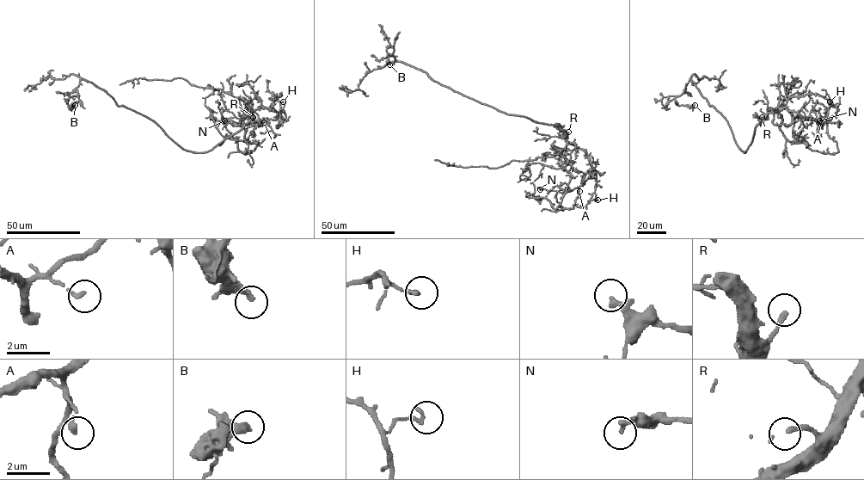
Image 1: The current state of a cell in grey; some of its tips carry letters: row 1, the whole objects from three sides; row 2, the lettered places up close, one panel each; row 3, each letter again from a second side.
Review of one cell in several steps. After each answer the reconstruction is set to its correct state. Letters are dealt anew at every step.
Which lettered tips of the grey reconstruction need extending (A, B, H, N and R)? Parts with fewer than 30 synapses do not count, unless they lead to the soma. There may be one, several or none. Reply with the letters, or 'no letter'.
R

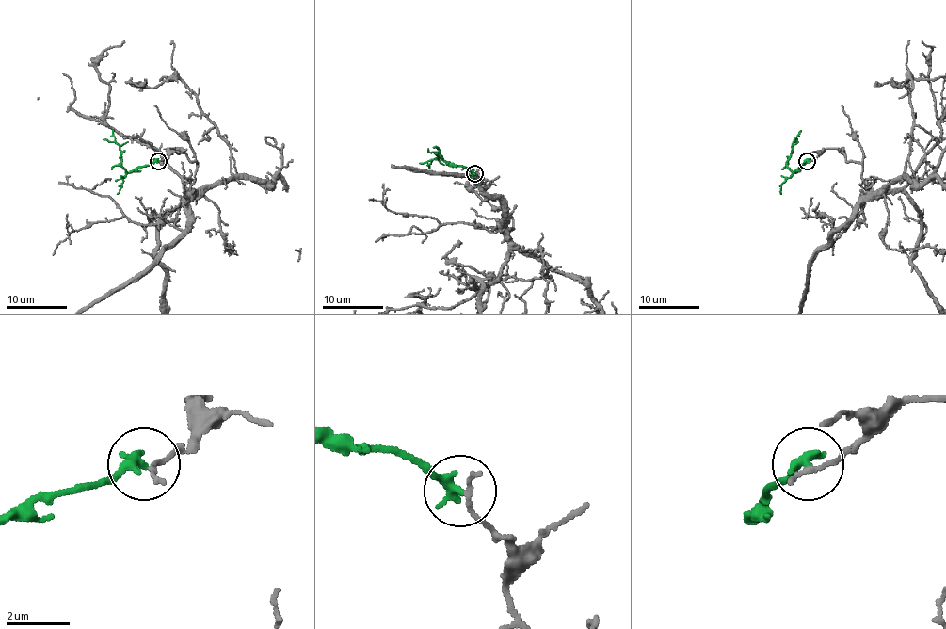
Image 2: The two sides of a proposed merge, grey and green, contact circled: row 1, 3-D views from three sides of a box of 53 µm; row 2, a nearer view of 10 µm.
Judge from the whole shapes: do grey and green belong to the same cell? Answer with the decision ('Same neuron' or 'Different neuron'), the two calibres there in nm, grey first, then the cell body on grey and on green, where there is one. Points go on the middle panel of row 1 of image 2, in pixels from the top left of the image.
Different neuron. Thickness 180 nm (grey) against 360 nm. Soma of grey: none. Soma of green: none

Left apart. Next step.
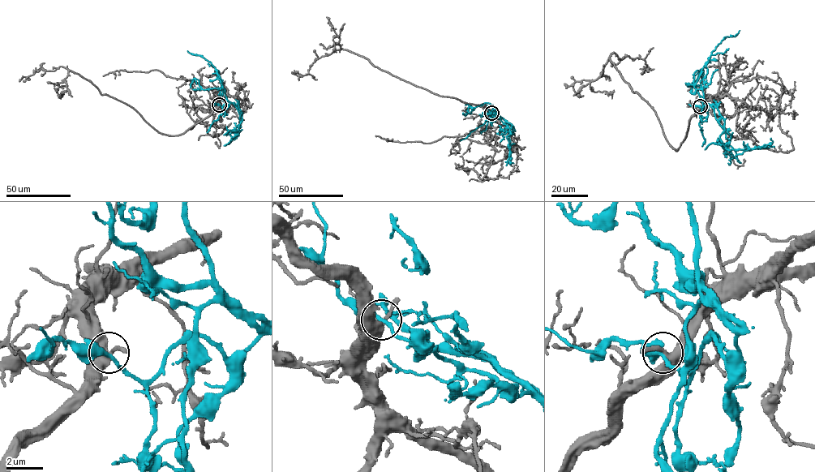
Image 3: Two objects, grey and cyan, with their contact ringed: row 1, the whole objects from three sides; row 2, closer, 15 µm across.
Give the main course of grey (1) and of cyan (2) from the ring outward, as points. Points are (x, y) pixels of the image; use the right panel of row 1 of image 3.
1: (700, 106), (676, 151), (667, 142), (654, 109), (633, 92), (610, 55), (643, 59), (648, 67), (642, 74)
2: (700, 106), (702, 109), (707, 105), (702, 88), (708, 58), (722, 40), (735, 36), (739, 30)

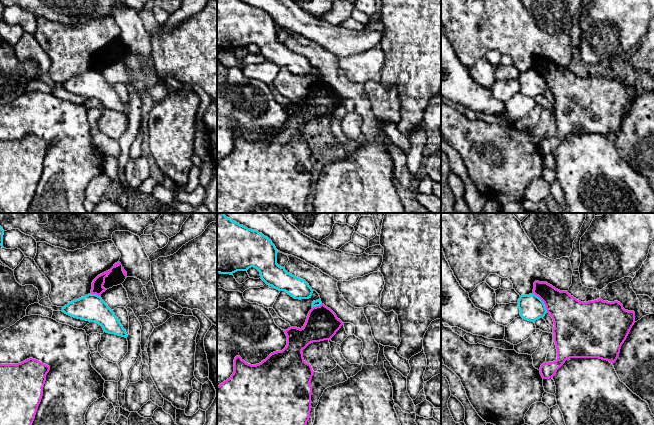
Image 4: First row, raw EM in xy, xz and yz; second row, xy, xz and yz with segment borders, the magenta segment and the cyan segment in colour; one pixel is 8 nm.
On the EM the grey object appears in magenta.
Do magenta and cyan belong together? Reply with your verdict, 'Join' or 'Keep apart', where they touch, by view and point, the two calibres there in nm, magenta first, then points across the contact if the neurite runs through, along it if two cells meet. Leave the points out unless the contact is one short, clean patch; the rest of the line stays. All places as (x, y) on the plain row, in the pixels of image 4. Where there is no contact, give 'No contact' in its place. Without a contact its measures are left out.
Keep apart. Touches magenta at yz (542, 76). Thickness 280 nm (magenta) against 200 nm. Boundary: yz (532, 69), (543, 78), (547, 87)

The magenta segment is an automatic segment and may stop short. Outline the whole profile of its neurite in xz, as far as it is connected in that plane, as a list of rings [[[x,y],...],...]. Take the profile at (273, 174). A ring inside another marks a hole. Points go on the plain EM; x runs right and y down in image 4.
[[[324,80],[313,83],[307,92],[304,102],[300,105],[290,103],[284,106],[287,112],[287,121],[282,127],[271,129],[265,136],[256,141],[246,139],[240,132],[234,135],[234,148],[229,155],[217,162],[217,213],[305,213],[305,203],[310,194],[312,162],[310,160],[314,147],[310,140],[303,134],[302,126],[313,118],[330,116],[344,99],[337,94],[336,90]]]

